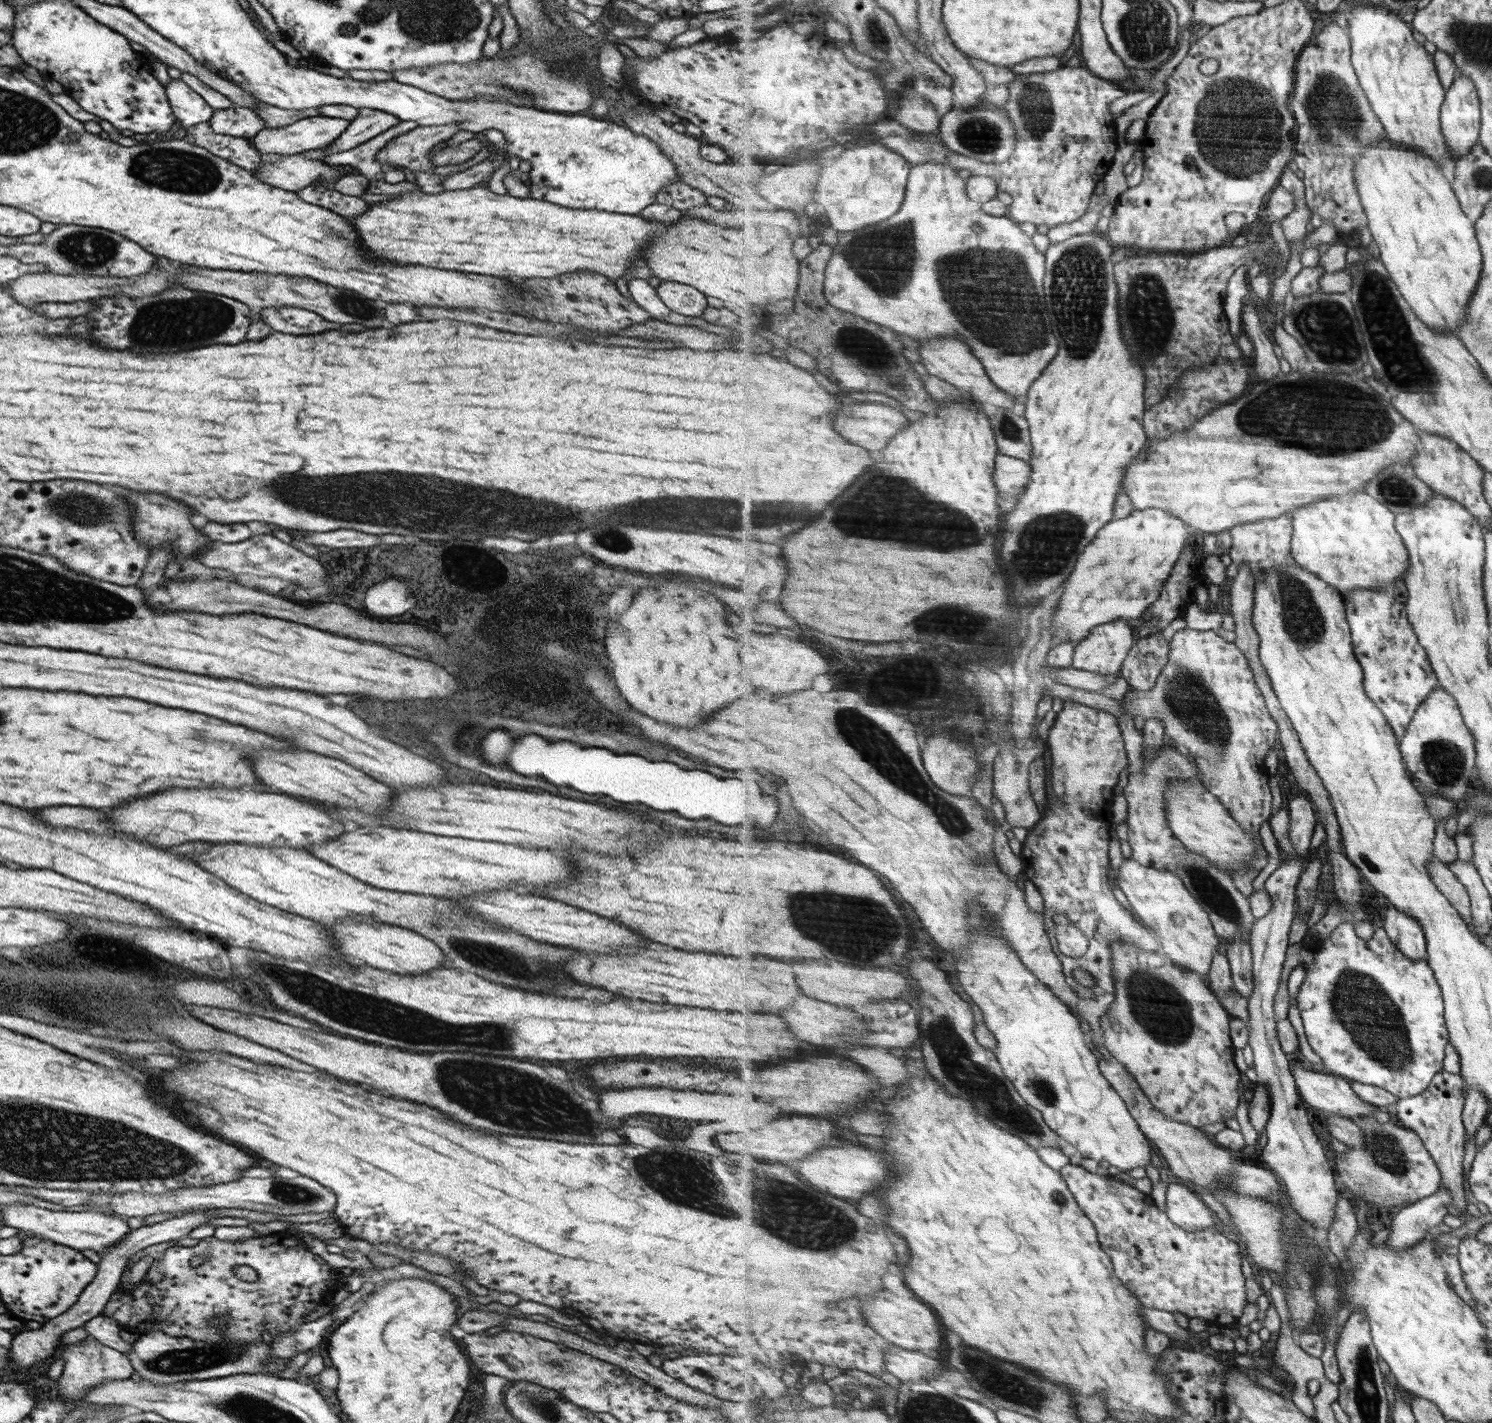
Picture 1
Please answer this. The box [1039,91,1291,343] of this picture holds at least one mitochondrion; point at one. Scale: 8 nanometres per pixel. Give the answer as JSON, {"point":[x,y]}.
{"point":[1240,148]}

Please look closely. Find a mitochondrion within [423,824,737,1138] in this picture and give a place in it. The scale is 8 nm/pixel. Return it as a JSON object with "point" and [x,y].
{"point":[492,958]}

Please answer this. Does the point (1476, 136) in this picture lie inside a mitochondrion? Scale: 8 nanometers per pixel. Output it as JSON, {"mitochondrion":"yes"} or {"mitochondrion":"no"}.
{"mitochondrion":"no"}

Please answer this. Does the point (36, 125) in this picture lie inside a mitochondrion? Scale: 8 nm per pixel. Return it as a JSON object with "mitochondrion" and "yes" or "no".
{"mitochondrion":"yes"}

